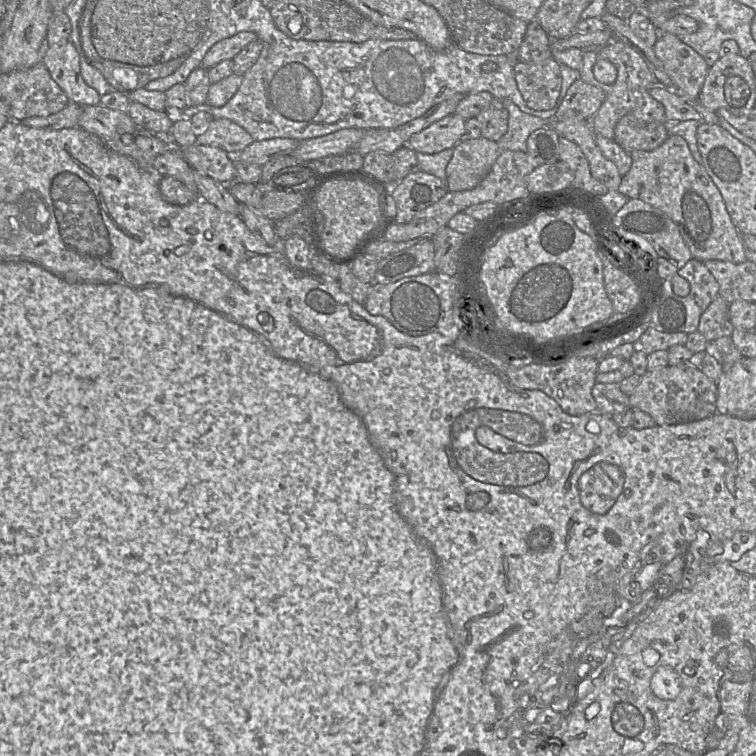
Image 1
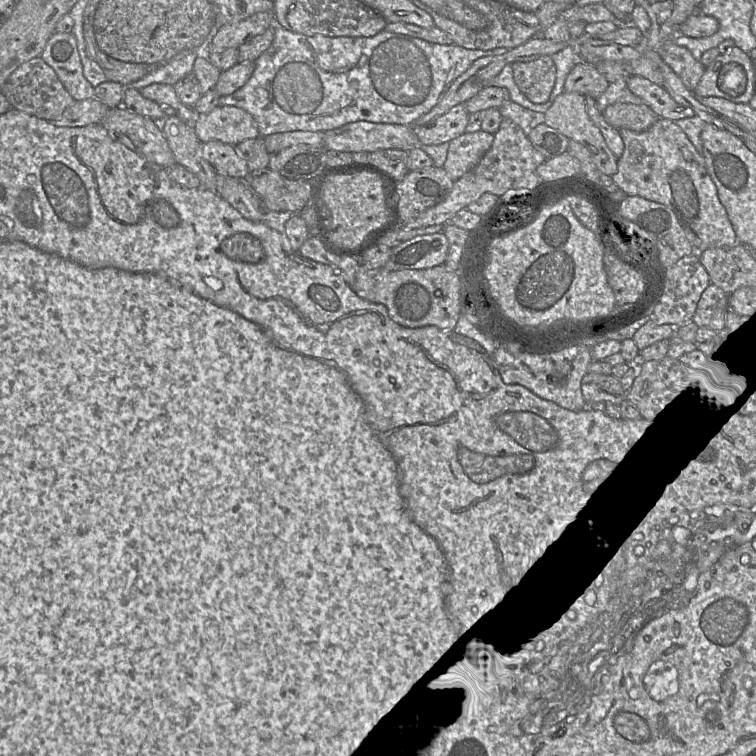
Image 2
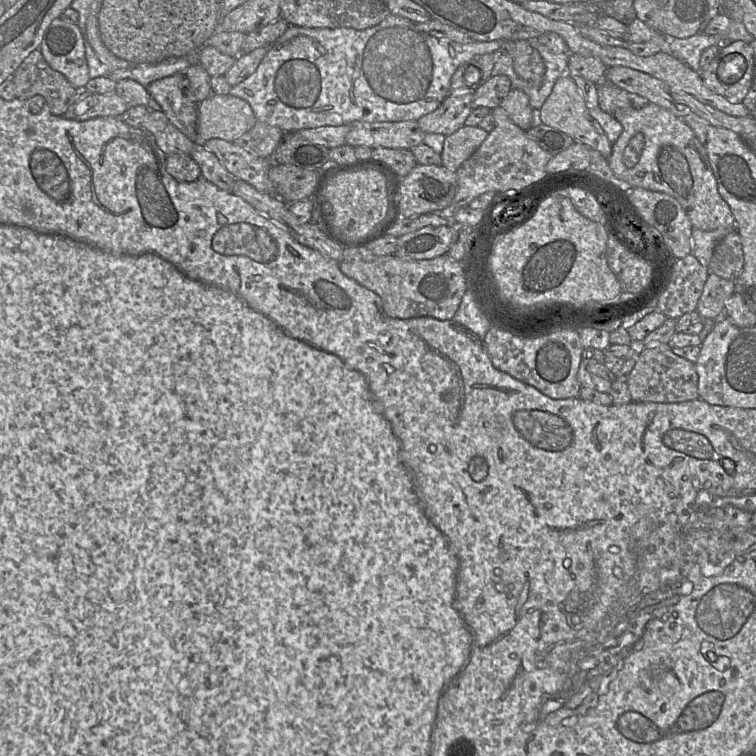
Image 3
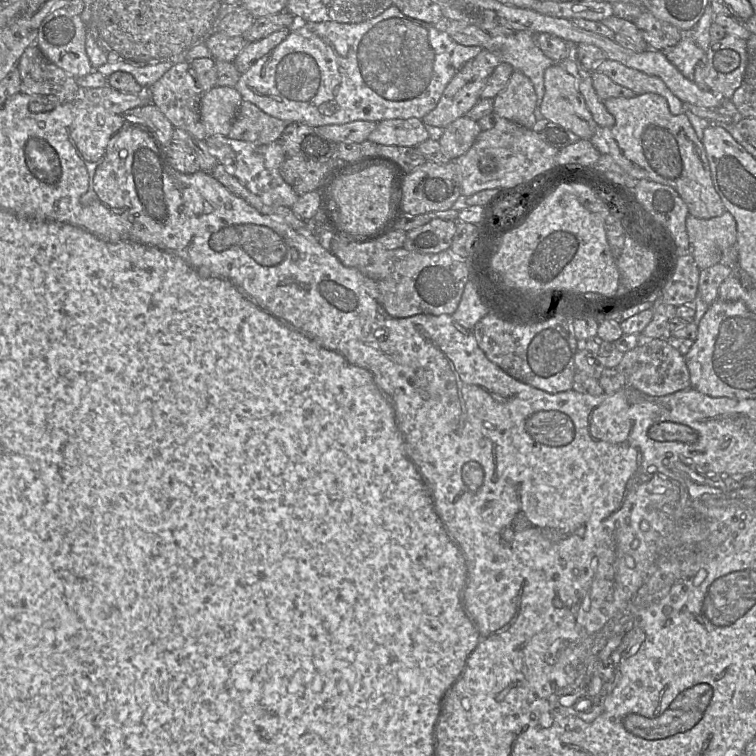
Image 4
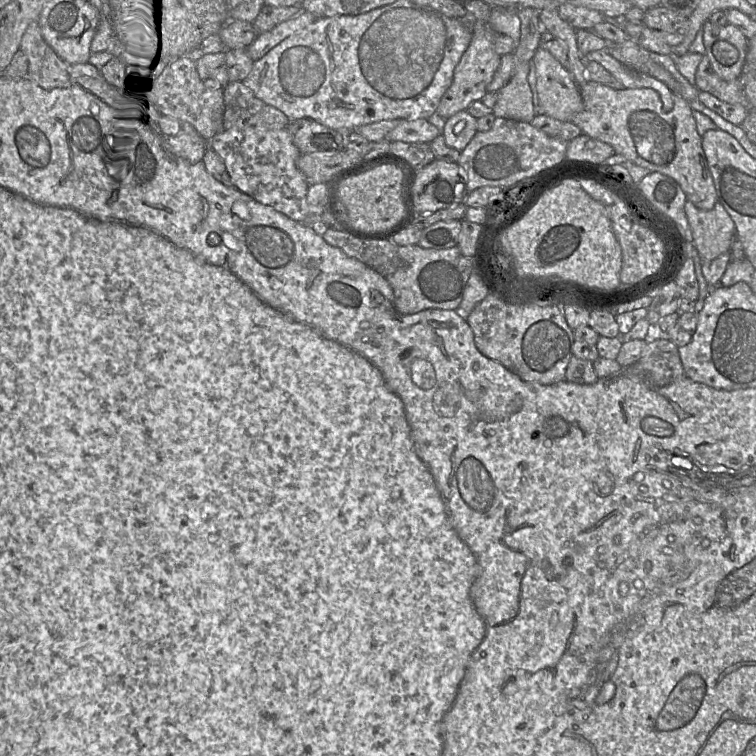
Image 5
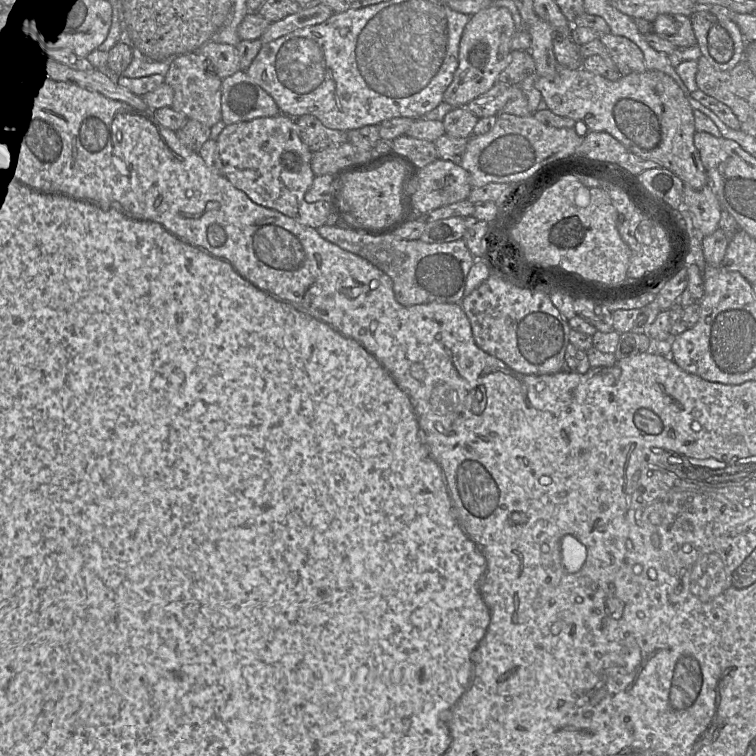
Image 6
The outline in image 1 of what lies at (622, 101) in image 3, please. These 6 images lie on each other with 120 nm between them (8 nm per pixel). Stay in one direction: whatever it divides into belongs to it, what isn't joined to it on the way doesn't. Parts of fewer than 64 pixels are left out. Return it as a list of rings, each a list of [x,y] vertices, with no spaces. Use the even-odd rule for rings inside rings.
[[[632,114],[623,116],[615,126],[614,140],[625,151],[652,151],[668,138],[667,126],[659,122],[645,123]]]

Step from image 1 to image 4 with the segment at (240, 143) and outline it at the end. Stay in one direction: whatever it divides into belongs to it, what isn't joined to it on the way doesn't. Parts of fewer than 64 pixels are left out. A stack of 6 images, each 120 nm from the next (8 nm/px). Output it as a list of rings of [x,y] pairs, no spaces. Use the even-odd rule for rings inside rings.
[[[215,86],[201,100],[201,121],[209,136],[227,136],[243,101],[235,87]]]

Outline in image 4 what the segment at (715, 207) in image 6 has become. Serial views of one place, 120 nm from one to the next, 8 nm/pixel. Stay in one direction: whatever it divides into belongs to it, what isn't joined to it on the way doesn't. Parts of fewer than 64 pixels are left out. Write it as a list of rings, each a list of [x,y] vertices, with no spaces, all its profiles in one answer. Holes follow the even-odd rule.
[[[727,210],[718,217],[700,219],[689,214],[686,219],[691,255],[700,270],[720,263],[723,252],[737,243],[737,225],[733,215]]]

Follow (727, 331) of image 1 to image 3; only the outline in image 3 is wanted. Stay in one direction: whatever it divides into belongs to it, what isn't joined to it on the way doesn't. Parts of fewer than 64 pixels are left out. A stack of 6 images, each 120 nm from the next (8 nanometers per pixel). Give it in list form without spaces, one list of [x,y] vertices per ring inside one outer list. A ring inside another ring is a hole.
[[[709,273],[697,305],[700,317],[716,320],[723,316],[725,300],[734,292],[734,280]]]

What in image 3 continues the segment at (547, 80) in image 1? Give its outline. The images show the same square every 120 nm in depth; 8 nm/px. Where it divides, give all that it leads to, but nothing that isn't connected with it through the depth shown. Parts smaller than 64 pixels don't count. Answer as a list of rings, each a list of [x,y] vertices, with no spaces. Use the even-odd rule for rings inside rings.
[[[503,41],[501,53],[512,57],[514,70],[520,78],[534,84],[543,82],[546,66],[534,41]]]

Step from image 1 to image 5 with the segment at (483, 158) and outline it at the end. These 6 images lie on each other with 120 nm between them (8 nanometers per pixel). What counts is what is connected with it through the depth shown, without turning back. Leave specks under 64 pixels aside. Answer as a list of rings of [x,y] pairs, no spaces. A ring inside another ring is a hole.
[[[462,110],[445,121],[443,135],[446,144],[462,152],[477,133],[477,121],[467,110]]]

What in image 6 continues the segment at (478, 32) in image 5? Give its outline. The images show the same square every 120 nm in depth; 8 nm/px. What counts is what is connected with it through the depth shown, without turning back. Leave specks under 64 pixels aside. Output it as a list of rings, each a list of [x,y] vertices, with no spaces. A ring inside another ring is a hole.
[[[489,6],[470,16],[459,44],[458,68],[444,92],[443,101],[453,108],[465,107],[490,90],[509,63],[511,41],[516,31],[512,15],[505,7]]]

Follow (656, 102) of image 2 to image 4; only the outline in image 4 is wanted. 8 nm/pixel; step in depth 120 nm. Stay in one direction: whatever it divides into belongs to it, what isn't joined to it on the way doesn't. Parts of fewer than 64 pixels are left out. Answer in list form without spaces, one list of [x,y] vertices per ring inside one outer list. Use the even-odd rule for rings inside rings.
[[[608,58],[597,67],[596,71],[605,74],[616,84],[634,91],[637,95],[656,93],[663,96],[668,102],[672,115],[686,111],[686,105],[670,91],[659,77],[647,75]]]

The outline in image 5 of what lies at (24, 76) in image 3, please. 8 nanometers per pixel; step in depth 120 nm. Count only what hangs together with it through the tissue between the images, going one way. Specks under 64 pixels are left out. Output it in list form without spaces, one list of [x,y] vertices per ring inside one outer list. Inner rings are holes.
[[[38,20],[29,24],[20,50],[28,59],[28,78],[45,90],[71,86],[67,64],[44,40]]]

